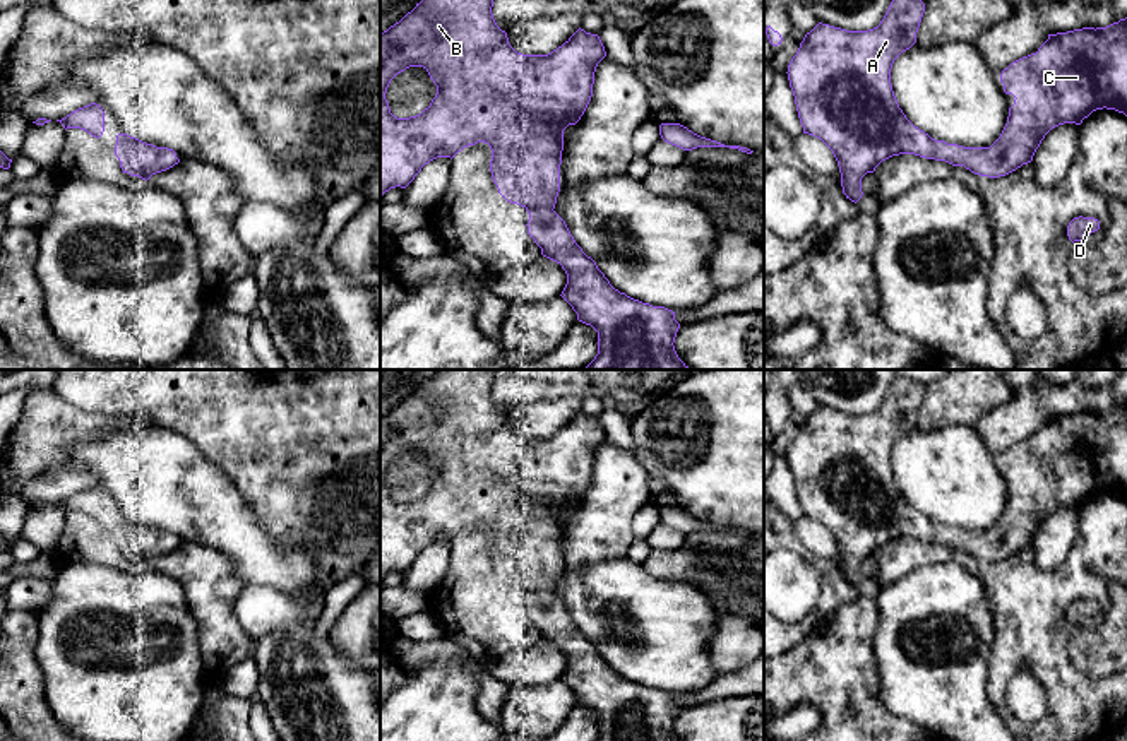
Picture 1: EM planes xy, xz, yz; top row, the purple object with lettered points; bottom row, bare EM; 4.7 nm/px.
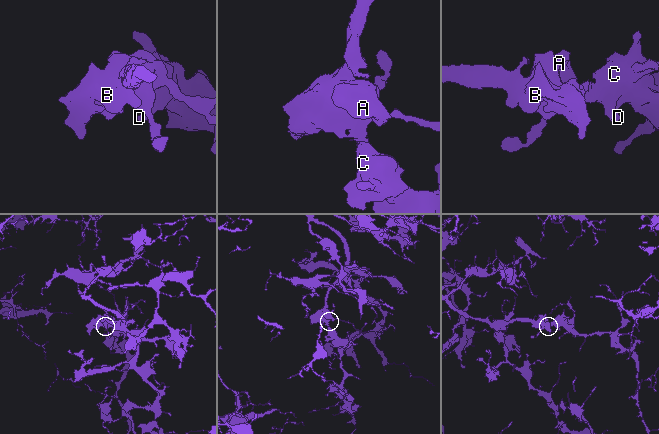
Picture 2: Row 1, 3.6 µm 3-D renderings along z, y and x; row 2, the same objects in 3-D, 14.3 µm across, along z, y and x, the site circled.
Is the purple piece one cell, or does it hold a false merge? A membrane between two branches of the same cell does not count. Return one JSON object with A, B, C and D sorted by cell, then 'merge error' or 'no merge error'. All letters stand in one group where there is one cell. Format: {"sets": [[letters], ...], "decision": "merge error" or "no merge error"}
{"sets": [["A", "B", "C", "D"]], "decision": "no merge error"}

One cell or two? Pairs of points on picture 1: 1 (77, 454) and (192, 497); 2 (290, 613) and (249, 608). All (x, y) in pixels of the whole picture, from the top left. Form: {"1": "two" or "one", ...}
{"1": "one", "2": "one"}

